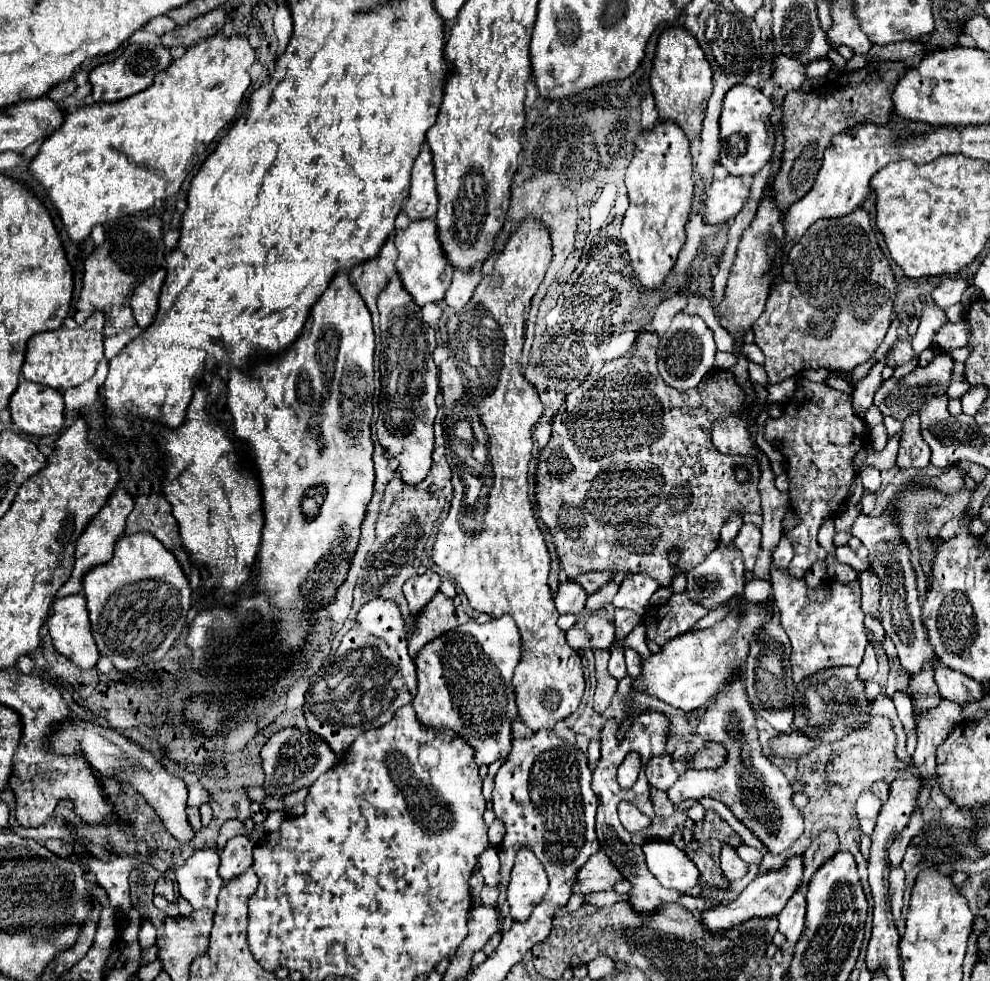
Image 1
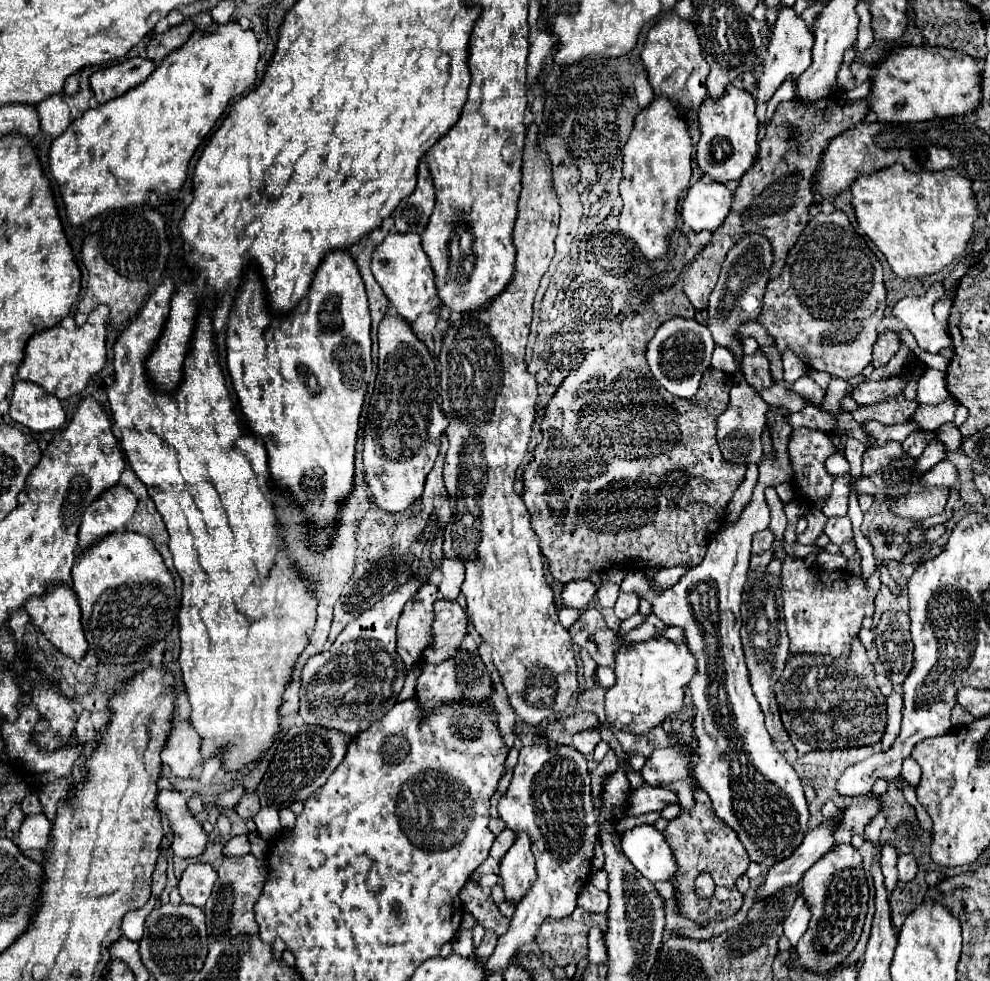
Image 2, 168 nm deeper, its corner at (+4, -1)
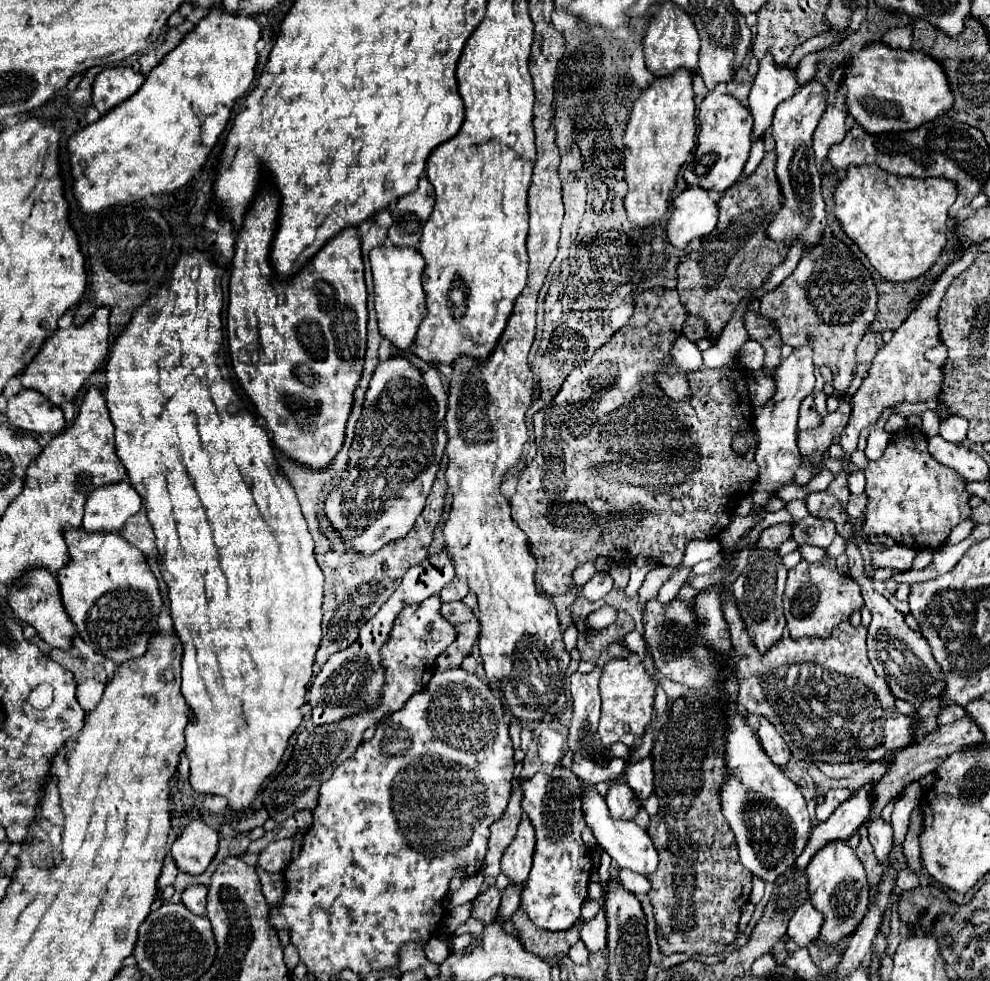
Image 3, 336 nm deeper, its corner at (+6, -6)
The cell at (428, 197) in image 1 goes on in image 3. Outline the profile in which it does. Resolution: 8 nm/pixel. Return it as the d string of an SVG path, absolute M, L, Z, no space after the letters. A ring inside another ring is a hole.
M422 175L418 189L408 197L398 199L394 209L390 209L394 223L388 229L388 239L400 247L418 245L422 237L422 227L428 221L432 209L434 209L434 187L428 181L428 177Z

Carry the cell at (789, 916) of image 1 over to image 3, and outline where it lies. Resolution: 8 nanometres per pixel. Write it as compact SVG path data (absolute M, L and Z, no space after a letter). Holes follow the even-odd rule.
M806 901L792 915L790 925L788 925L788 937L798 947L806 947L810 941L814 941L818 937L820 927L822 927L822 921L824 921L822 913L816 911L810 901Z

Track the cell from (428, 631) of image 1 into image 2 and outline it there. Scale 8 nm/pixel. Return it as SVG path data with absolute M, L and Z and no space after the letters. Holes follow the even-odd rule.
M438 598L434 602L434 612L436 612L432 626L434 640L432 646L424 650L424 662L430 664L438 664L444 662L446 658L452 658L458 652L460 642L466 636L466 628L468 628L466 610L456 600L450 602Z

